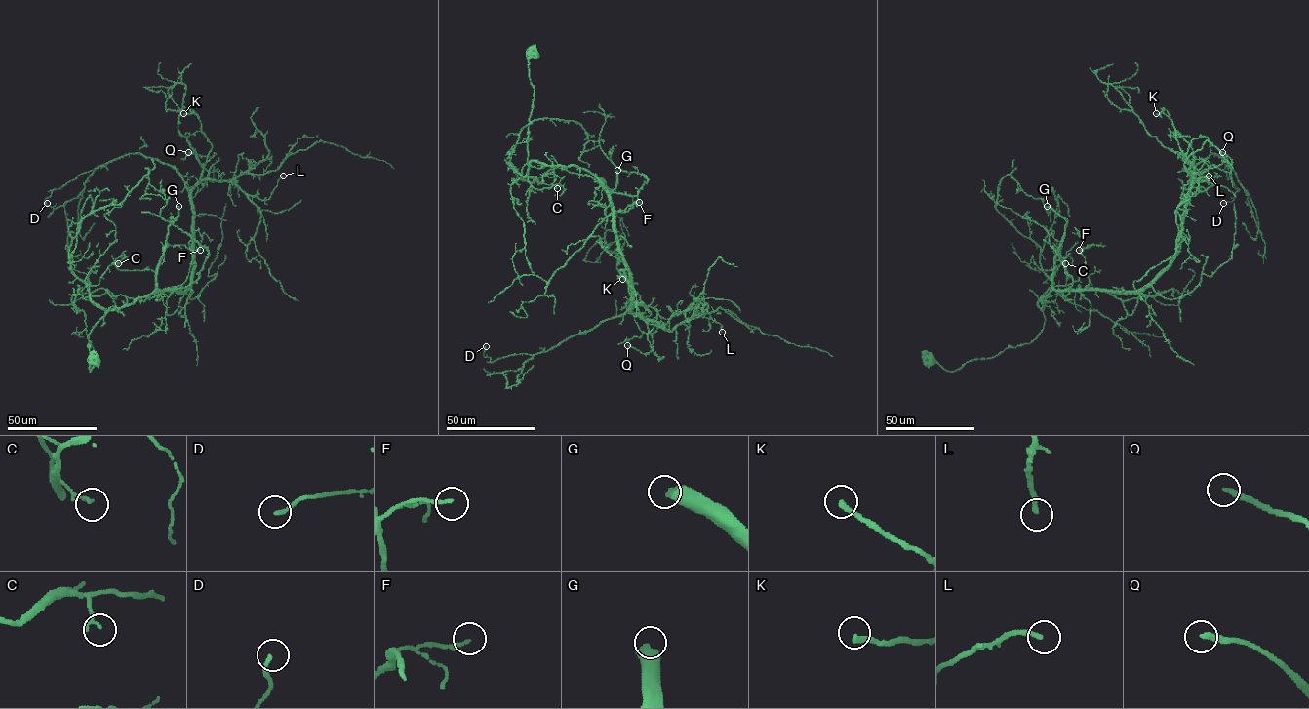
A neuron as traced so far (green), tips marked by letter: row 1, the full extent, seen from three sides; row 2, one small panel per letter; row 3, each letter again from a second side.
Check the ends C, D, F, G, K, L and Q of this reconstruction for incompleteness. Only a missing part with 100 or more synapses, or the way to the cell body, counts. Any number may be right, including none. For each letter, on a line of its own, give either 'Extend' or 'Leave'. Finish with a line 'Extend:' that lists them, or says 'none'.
C: Leave
D: Leave
F: Leave
G: Extend
K: Leave
L: Leave
Q: Leave
Extend: G

